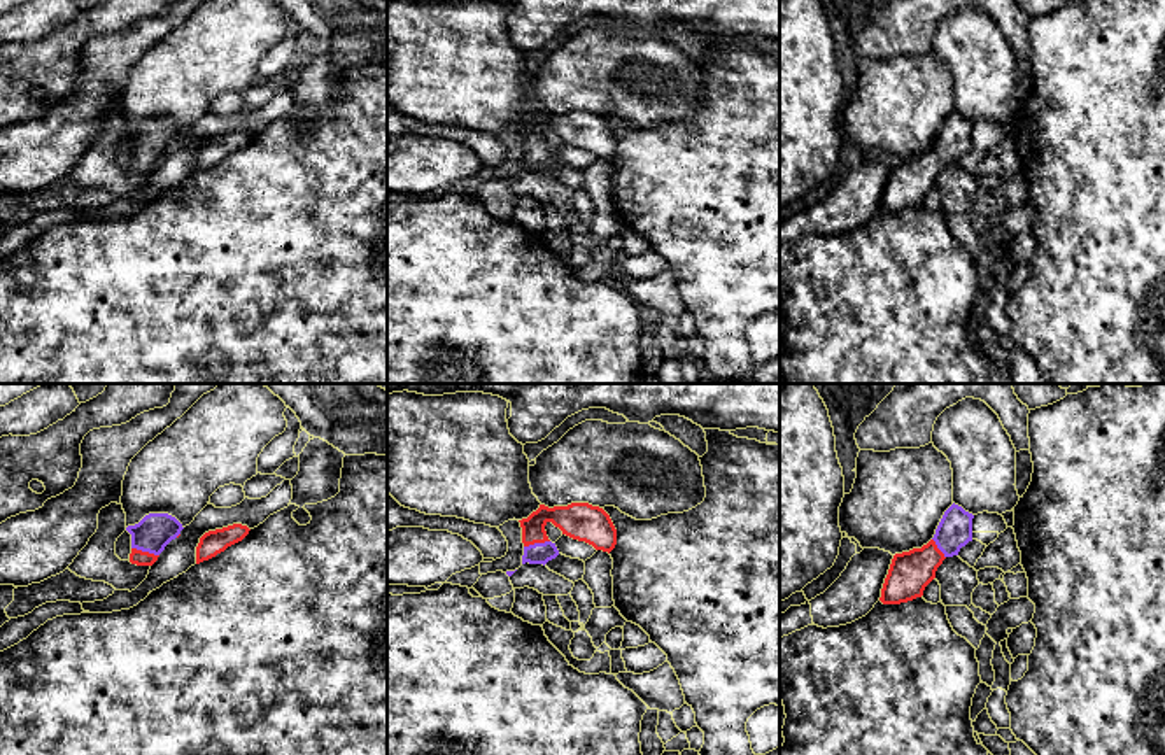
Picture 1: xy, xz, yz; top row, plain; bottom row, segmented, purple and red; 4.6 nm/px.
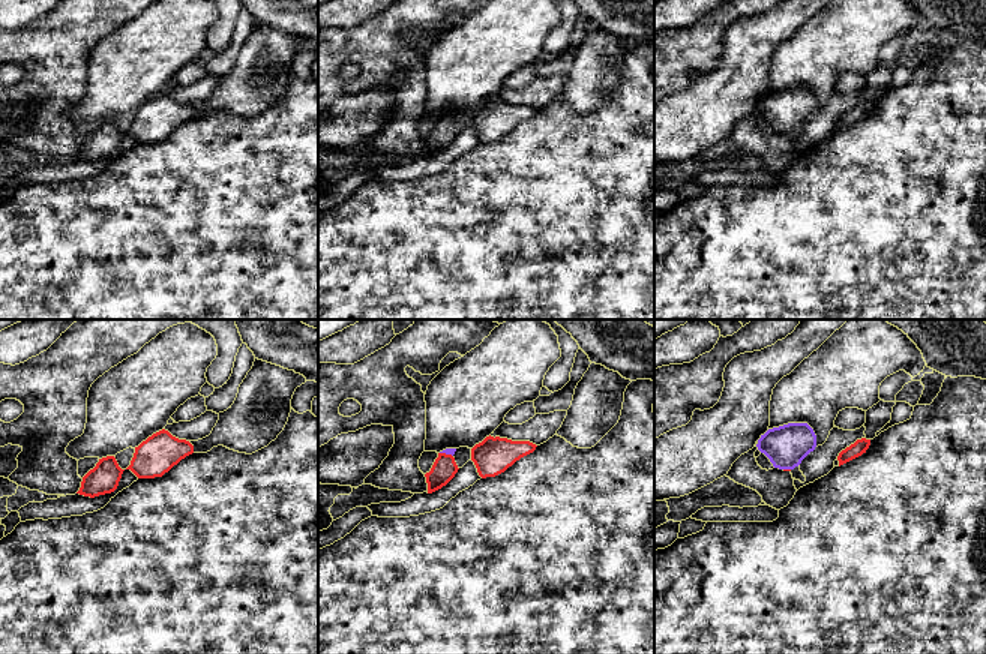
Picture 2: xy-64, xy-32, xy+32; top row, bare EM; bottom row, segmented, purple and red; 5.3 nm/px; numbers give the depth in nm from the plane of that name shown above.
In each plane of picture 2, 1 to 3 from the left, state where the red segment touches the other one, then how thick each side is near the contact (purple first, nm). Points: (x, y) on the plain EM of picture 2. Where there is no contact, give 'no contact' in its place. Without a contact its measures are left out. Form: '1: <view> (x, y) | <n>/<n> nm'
1: no contact
2: xy-32 (446, 117) | 30/130 nm
3: xy+32 (787, 132) | 220/20 nm

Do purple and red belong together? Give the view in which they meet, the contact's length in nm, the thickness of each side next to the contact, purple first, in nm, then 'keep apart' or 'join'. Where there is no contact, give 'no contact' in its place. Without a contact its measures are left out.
xy | 130 nm | 170/70 nm | join

